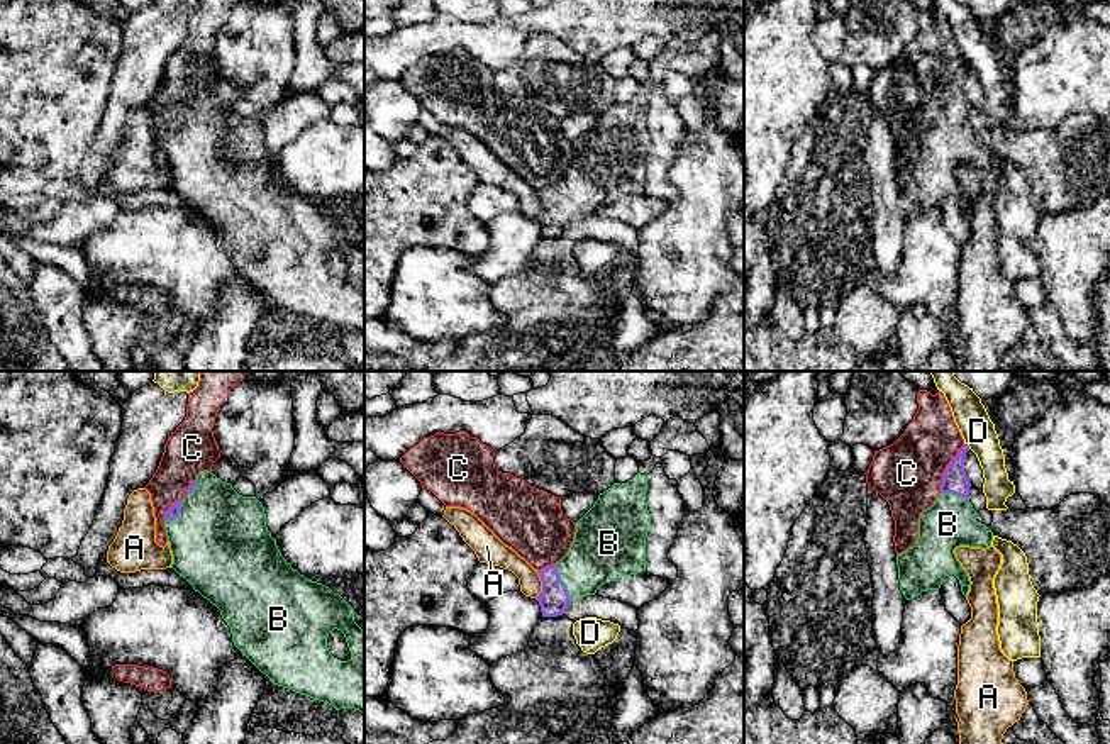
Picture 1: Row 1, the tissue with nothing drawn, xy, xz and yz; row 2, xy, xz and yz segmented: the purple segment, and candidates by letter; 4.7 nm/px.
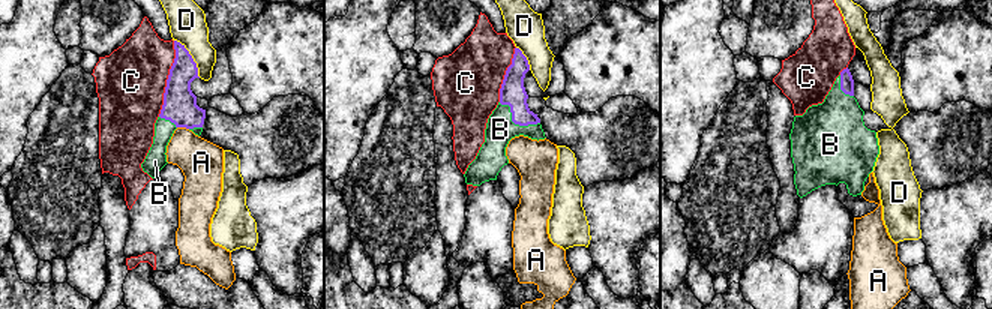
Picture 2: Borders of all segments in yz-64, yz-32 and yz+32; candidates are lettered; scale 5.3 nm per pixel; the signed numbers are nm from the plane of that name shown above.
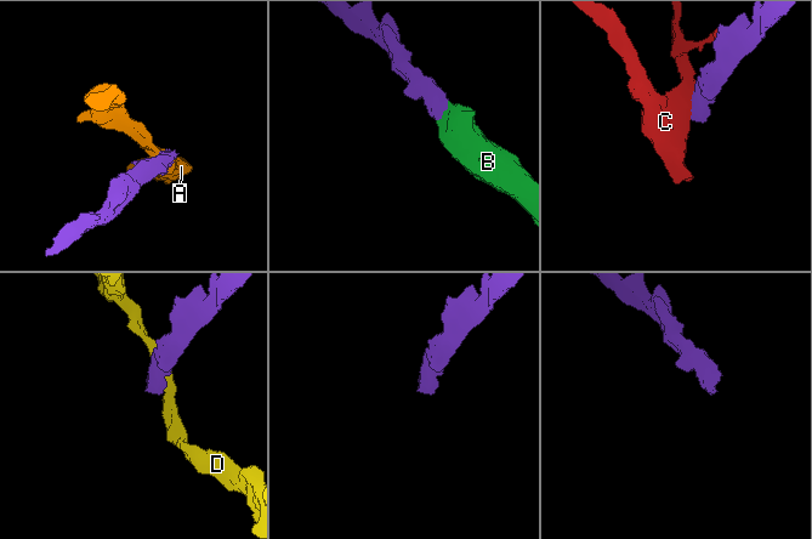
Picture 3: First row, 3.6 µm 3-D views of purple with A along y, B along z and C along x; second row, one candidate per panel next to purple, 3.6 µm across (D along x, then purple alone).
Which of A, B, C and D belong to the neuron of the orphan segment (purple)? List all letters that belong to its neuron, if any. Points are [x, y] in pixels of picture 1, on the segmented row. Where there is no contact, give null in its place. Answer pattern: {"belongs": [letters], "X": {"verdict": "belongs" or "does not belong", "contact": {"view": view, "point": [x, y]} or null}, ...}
{"belongs": ["B"], "A": {"verdict": "does not belong", "contact": {"view": "xz", "point": [543, 585]}}, "B": {"verdict": "belongs", "contact": {"view": "xz", "point": [563, 583]}}, "C": {"verdict": "does not belong", "contact": {"view": "yz", "point": [946, 468]}}, "D": {"verdict": "does not belong", "contact": {"view": "yz", "point": [968, 446]}}}

